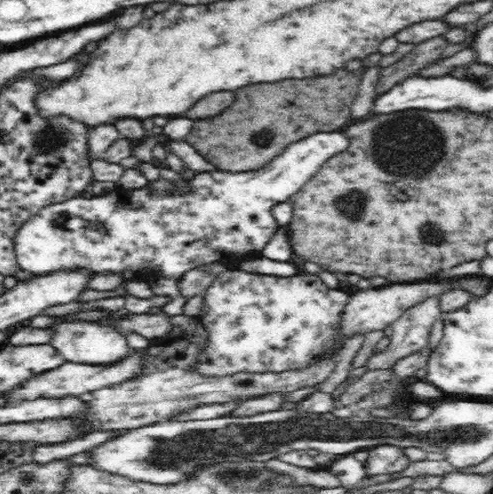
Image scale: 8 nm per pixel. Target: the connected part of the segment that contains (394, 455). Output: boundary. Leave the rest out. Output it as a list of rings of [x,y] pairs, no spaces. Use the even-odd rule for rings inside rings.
[[[378,446],[368,450],[369,458],[366,462],[366,474],[386,474],[388,477],[392,473],[400,473],[406,470],[413,460],[404,449],[396,446]]]

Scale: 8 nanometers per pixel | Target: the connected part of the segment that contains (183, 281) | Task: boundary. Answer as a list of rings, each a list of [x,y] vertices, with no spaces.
[[[206,263],[185,272],[179,278],[179,294],[189,298],[205,292],[227,268],[223,263]]]

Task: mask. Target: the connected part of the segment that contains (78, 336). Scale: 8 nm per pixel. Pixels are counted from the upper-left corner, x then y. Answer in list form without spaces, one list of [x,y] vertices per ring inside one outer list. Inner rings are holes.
[[[68,312],[62,316],[54,316],[47,328],[50,330],[48,344],[67,362],[74,364],[108,364],[124,358],[130,350],[126,335],[120,329],[104,322],[86,320],[82,312]]]

